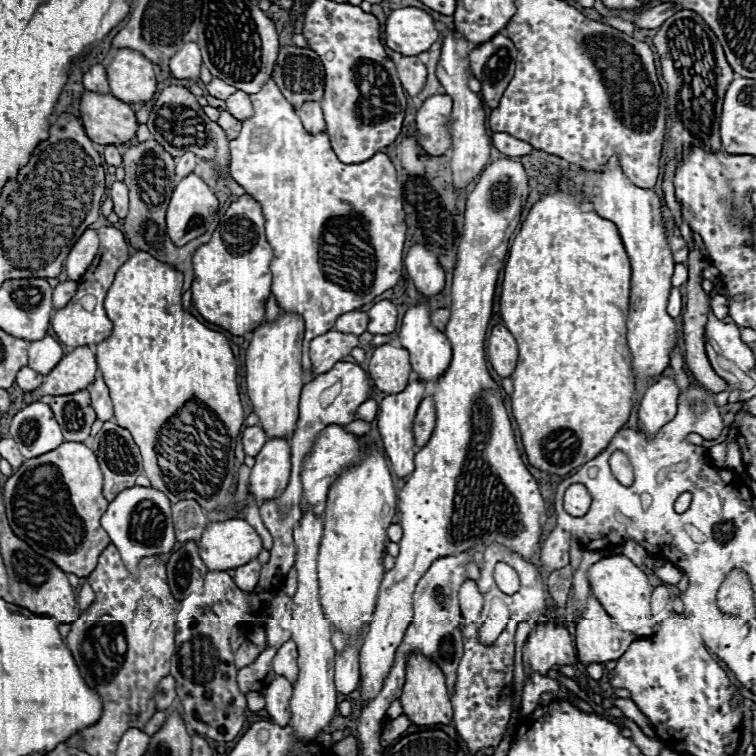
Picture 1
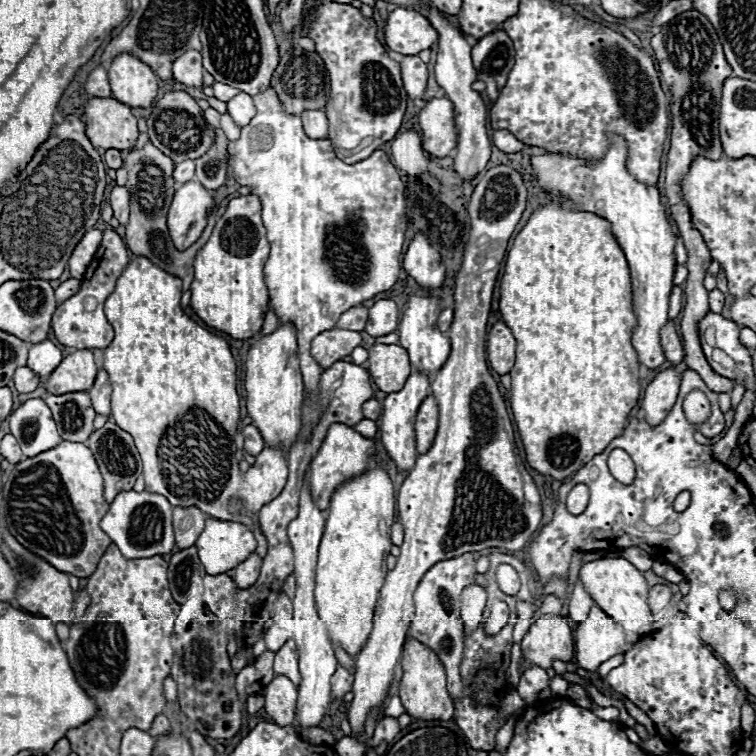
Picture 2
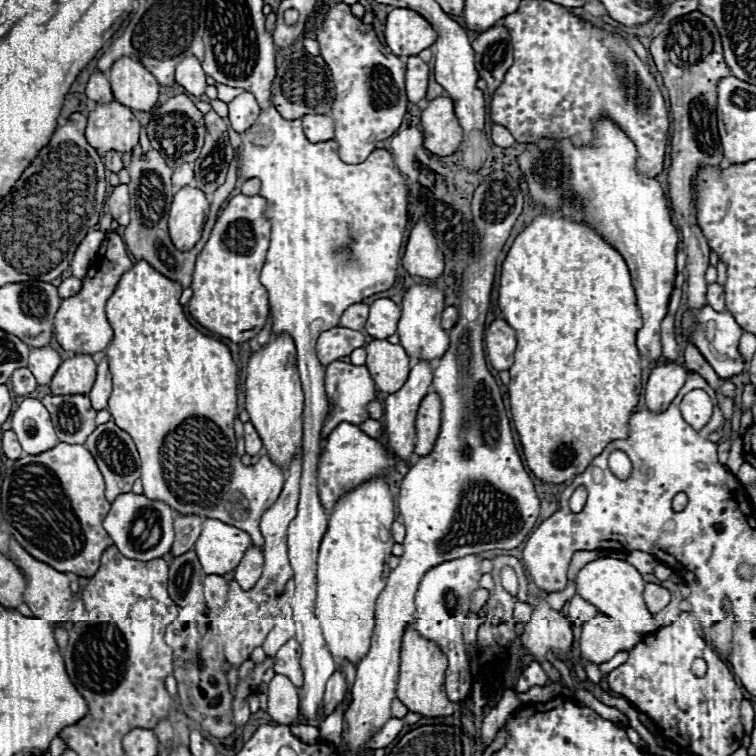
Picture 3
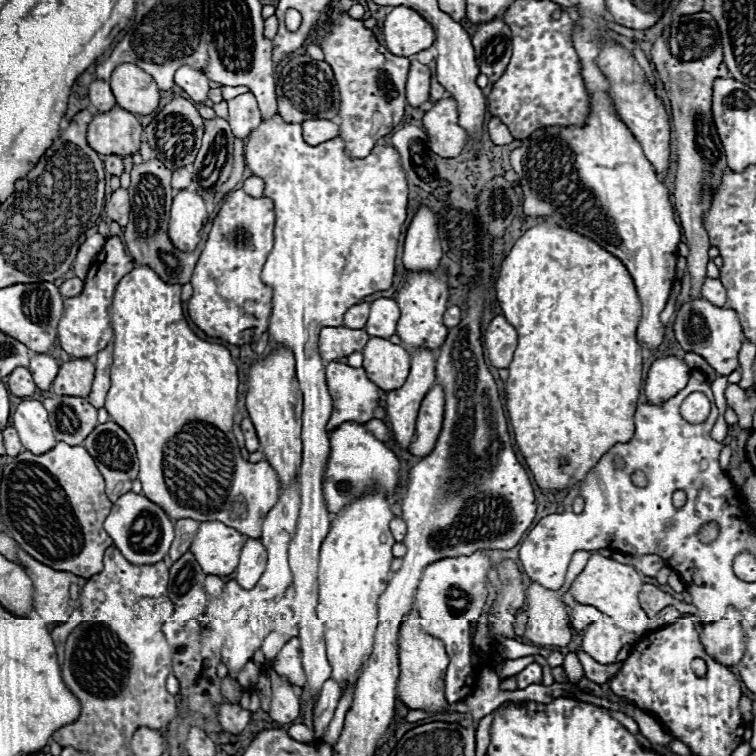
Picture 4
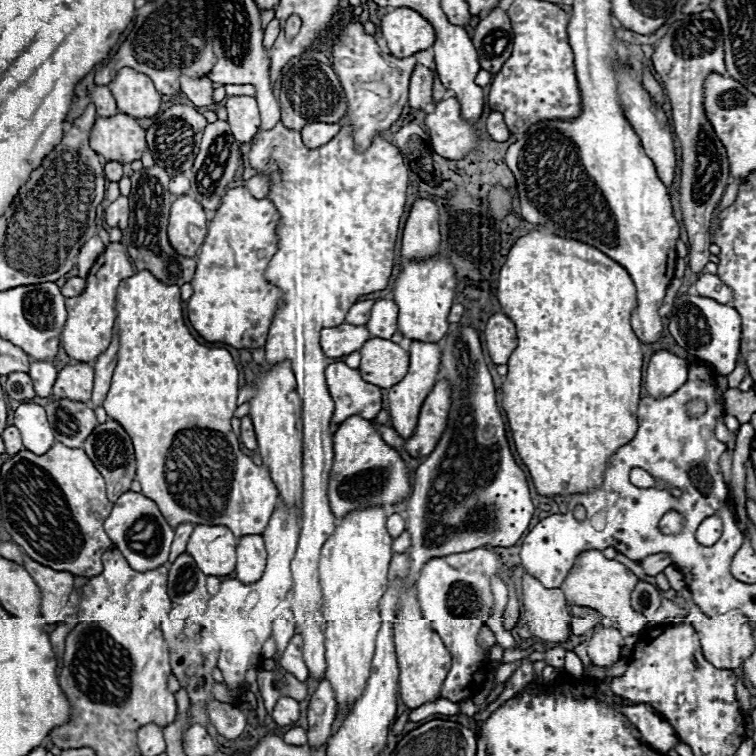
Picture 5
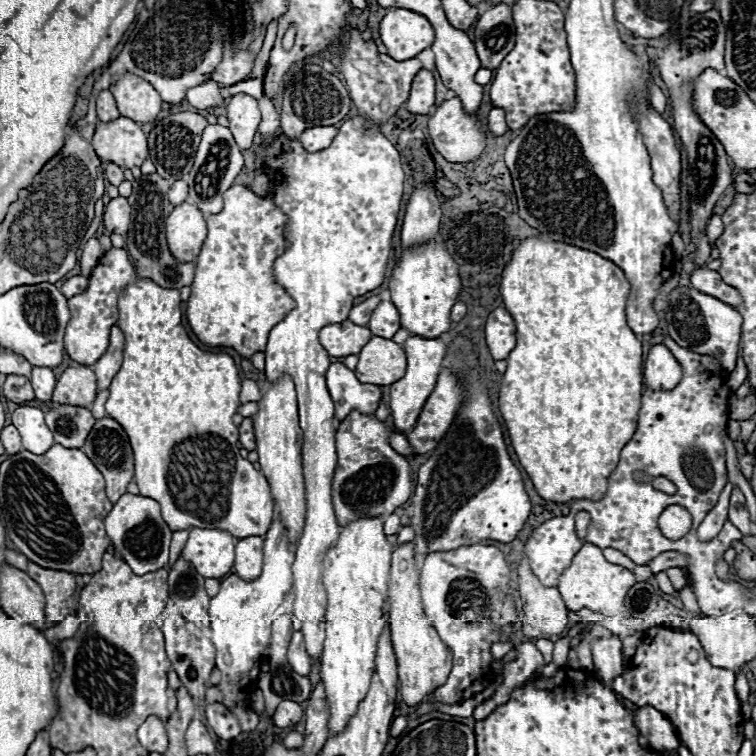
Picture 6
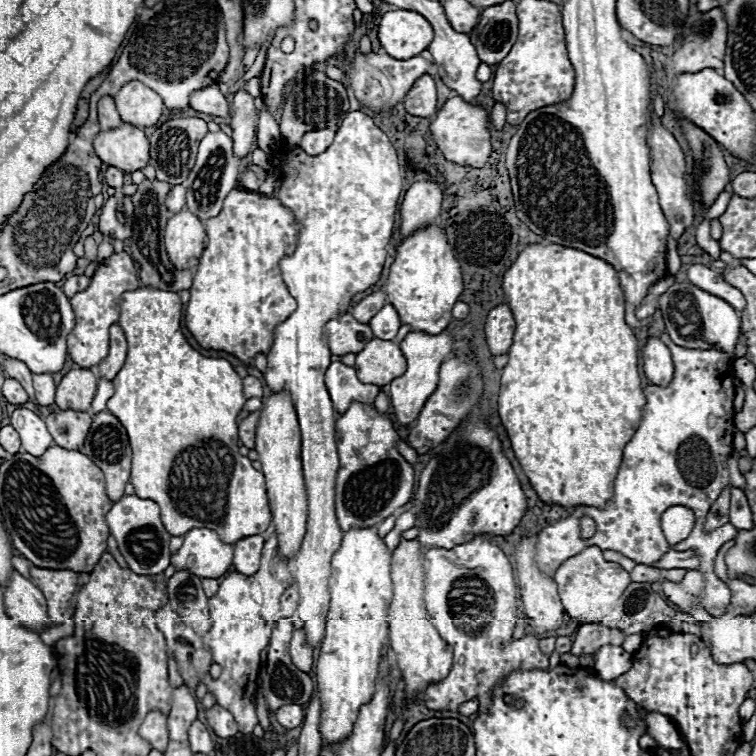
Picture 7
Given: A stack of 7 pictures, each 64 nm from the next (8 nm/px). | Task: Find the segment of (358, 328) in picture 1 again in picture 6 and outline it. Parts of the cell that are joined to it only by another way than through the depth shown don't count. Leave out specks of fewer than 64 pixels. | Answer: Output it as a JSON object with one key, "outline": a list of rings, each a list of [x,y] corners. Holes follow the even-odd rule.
{"outline":[[[372,296],[372,298],[360,302],[358,306],[354,306],[354,308],[350,310],[350,320],[352,320],[354,324],[366,326],[368,320],[370,320],[370,316],[372,316],[372,312],[374,312],[374,308],[376,308],[378,304],[380,304],[380,296]]]}

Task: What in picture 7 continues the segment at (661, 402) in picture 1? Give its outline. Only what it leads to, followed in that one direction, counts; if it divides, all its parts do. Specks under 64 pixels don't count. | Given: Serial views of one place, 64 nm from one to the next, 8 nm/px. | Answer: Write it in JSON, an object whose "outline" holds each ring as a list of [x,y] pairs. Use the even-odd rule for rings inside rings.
{"outline":[[[650,336],[642,348],[642,360],[644,360],[644,374],[652,384],[666,386],[674,378],[674,364],[670,350],[666,344],[662,344],[660,338]]]}

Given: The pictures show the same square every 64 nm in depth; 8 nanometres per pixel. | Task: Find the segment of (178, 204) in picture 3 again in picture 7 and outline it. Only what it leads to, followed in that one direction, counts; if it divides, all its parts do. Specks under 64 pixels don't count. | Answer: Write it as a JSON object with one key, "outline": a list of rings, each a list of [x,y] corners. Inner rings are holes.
{"outline":[[[184,208],[168,220],[166,252],[176,268],[194,270],[204,252],[204,240],[204,226],[190,210]]]}

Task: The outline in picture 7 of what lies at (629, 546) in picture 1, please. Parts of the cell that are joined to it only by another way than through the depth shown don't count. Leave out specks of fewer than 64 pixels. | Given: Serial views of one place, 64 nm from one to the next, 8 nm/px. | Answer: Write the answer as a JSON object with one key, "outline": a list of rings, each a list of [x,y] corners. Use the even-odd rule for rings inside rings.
{"outline":[[[670,550],[668,554],[664,554],[662,560],[658,560],[654,564],[654,568],[686,568],[686,570],[696,570],[700,566],[700,560],[694,552],[676,552]]]}

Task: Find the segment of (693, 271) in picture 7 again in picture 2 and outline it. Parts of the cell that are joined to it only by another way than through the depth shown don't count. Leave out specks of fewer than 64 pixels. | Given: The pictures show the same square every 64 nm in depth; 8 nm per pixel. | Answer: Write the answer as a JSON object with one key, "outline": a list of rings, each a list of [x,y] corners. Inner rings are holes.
{"outline":[[[718,288],[710,290],[710,310],[718,314],[724,310],[724,294]]]}

